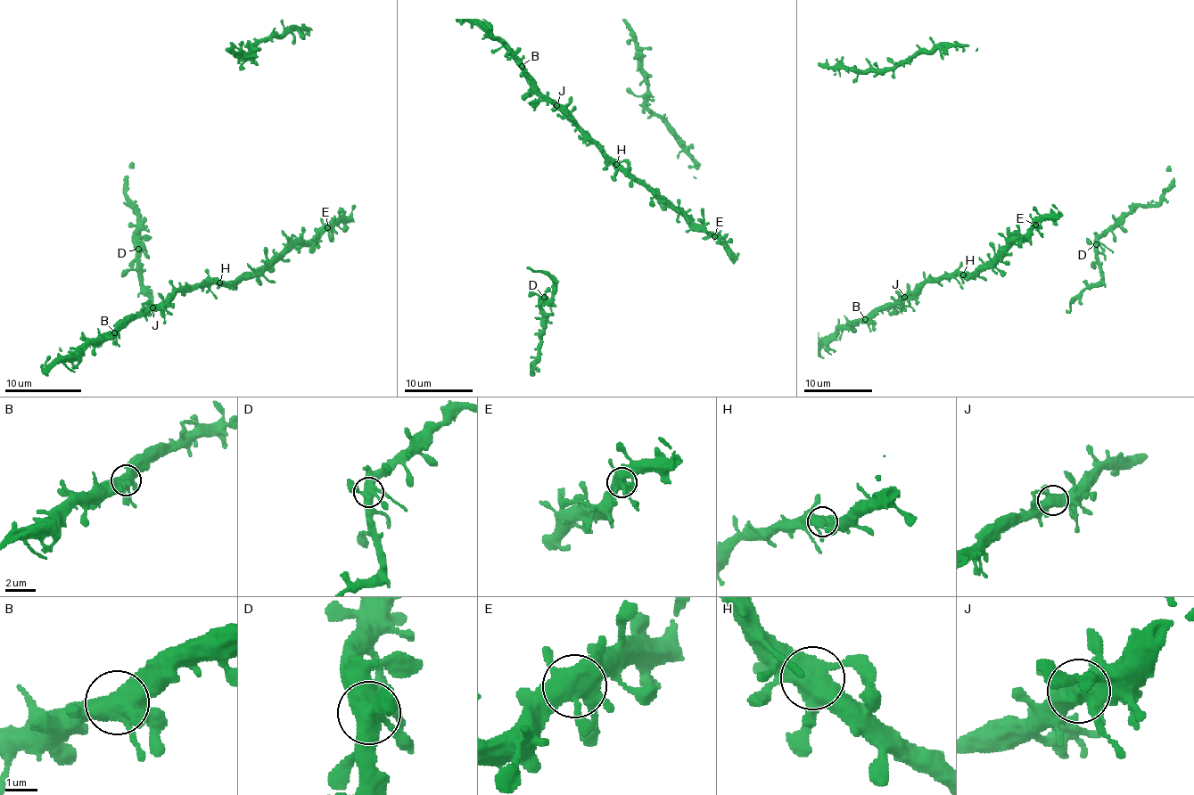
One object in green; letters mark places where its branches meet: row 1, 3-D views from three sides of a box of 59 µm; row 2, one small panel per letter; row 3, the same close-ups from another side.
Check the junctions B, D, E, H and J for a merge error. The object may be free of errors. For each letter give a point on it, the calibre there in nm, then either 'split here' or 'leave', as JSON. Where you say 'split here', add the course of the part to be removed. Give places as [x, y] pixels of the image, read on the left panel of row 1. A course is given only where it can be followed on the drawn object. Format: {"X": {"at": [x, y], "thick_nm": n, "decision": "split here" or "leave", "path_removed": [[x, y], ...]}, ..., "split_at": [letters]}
{"B": {"at": [114, 332], "thick_nm": 550, "decision": "leave"}, "D": {"at": [138, 249], "thick_nm": 500, "decision": "leave"}, "E": {"at": [327, 227], "thick_nm": 550, "decision": "leave"}, "H": {"at": [219, 282], "thick_nm": 550, "decision": "leave"}, "J": {"at": [152, 307], "thick_nm": 500, "decision": "leave"}, "split_at": []}

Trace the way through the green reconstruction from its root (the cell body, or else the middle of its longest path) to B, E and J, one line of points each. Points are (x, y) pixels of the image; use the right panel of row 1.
B: (1018, 236), (992, 262), (972, 273), (928, 278), (913, 291), (876, 308), (865, 319)
E: (1018, 236), (1023, 236), (1035, 225)
J: (1018, 236), (992, 262), (984, 264), (972, 273), (949, 273), (939, 278), (928, 278), (904, 297)

